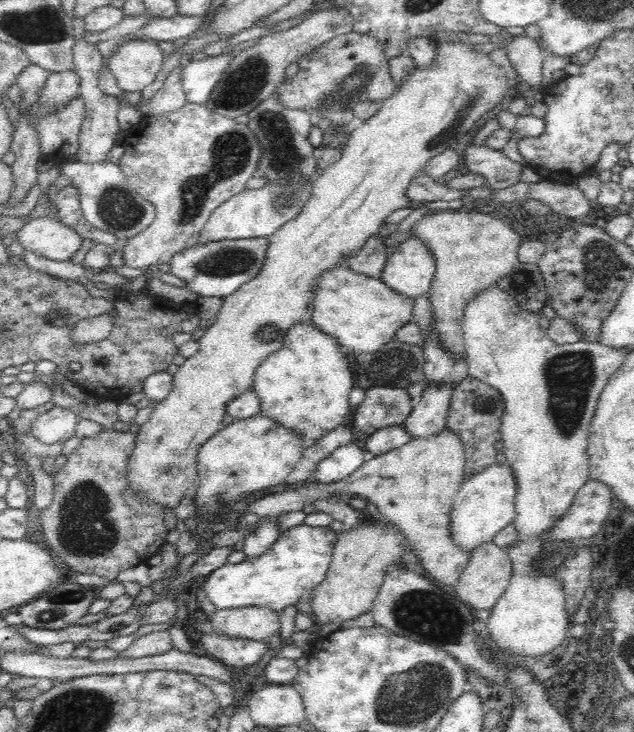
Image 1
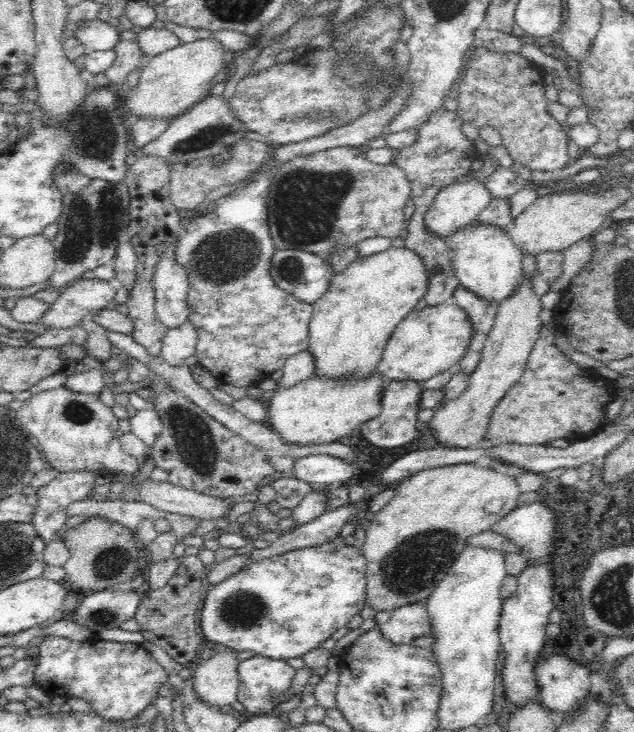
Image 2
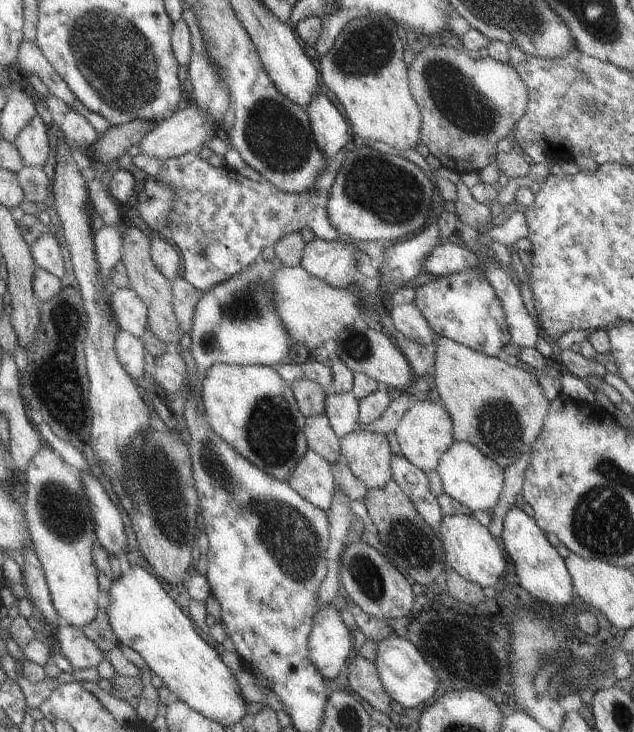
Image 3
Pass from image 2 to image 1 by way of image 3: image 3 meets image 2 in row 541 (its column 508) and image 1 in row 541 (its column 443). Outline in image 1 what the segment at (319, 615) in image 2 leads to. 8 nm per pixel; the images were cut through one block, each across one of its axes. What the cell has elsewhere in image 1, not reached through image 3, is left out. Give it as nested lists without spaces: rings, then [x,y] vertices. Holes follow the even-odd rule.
[[[302,524],[280,534],[272,548],[260,556],[248,556],[238,564],[225,563],[211,572],[203,589],[217,610],[240,606],[262,606],[282,615],[285,608],[300,600],[312,602],[312,590],[326,576],[338,535],[330,527],[310,527]]]

